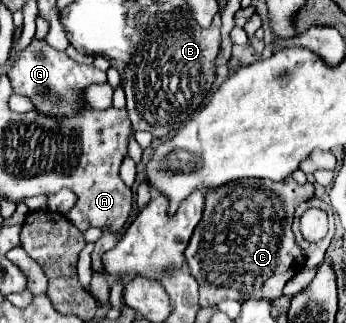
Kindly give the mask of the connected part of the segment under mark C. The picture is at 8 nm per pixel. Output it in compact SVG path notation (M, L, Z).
M291 176L281 182L237 180L205 194L205 212L185 250L189 272L199 284L199 304L217 306L221 300L275 300L285 284L303 268L291 224L295 208L315 196L313 184L297 184Z

